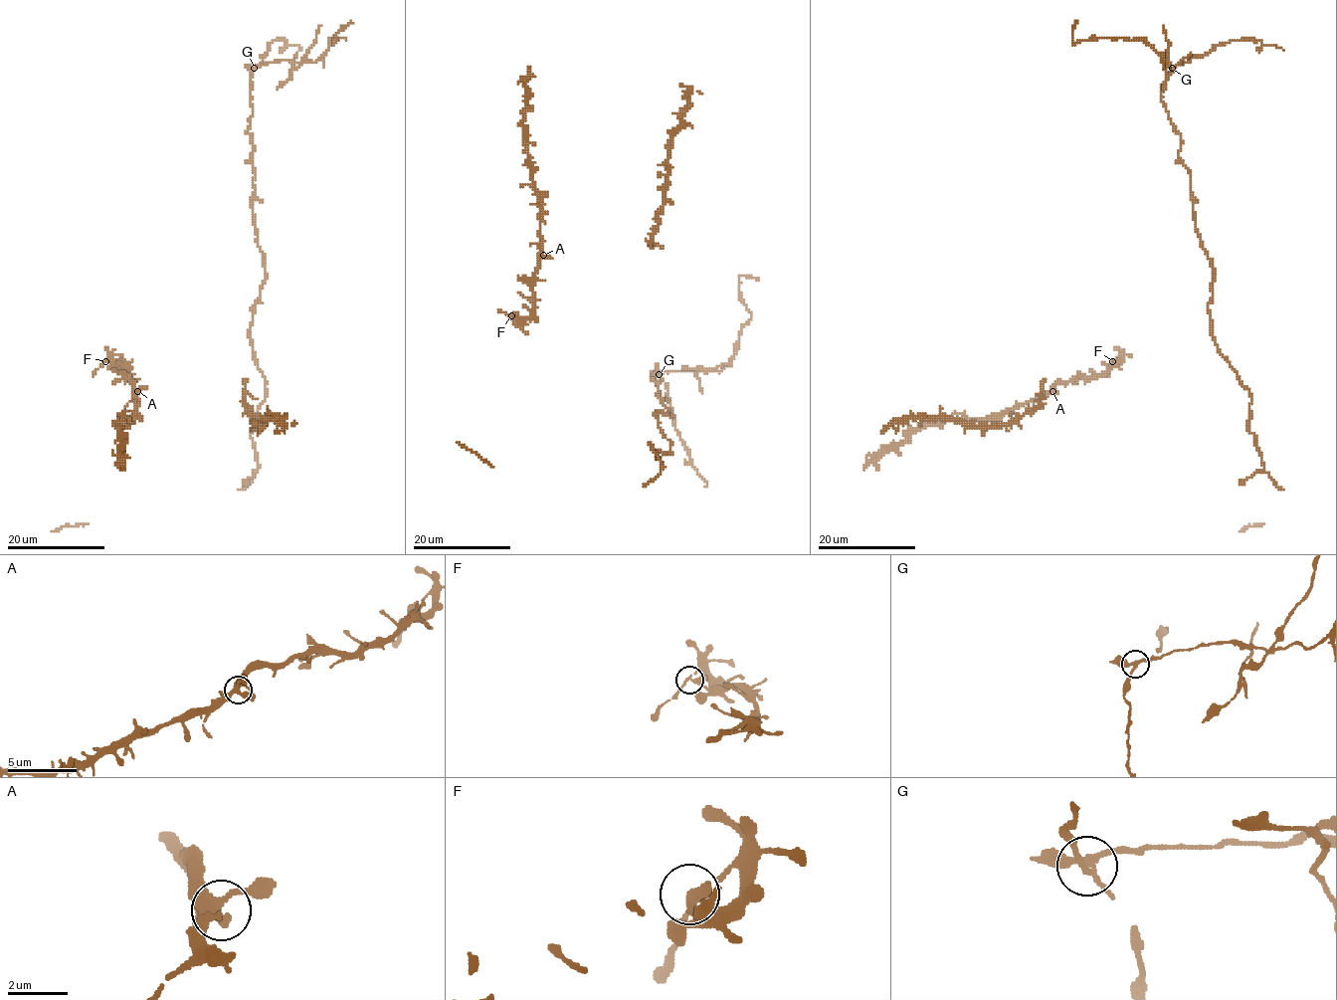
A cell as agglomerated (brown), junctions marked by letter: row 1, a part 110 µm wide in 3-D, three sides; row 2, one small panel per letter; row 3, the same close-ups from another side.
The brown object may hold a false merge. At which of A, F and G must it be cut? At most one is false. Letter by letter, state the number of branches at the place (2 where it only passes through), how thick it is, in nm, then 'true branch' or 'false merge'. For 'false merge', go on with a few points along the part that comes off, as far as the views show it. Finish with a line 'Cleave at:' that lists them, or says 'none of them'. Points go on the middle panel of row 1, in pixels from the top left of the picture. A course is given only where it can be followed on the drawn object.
A: 4 | 360 nm | true branch
F: 3 | 260 nm | true branch
G: 4 | 240 nm | false merge | (659, 374), (711, 370), (727, 363), (734, 353), (738, 333), (750, 317), (741, 297), (738, 276), (758, 280)
Cleave at: G

